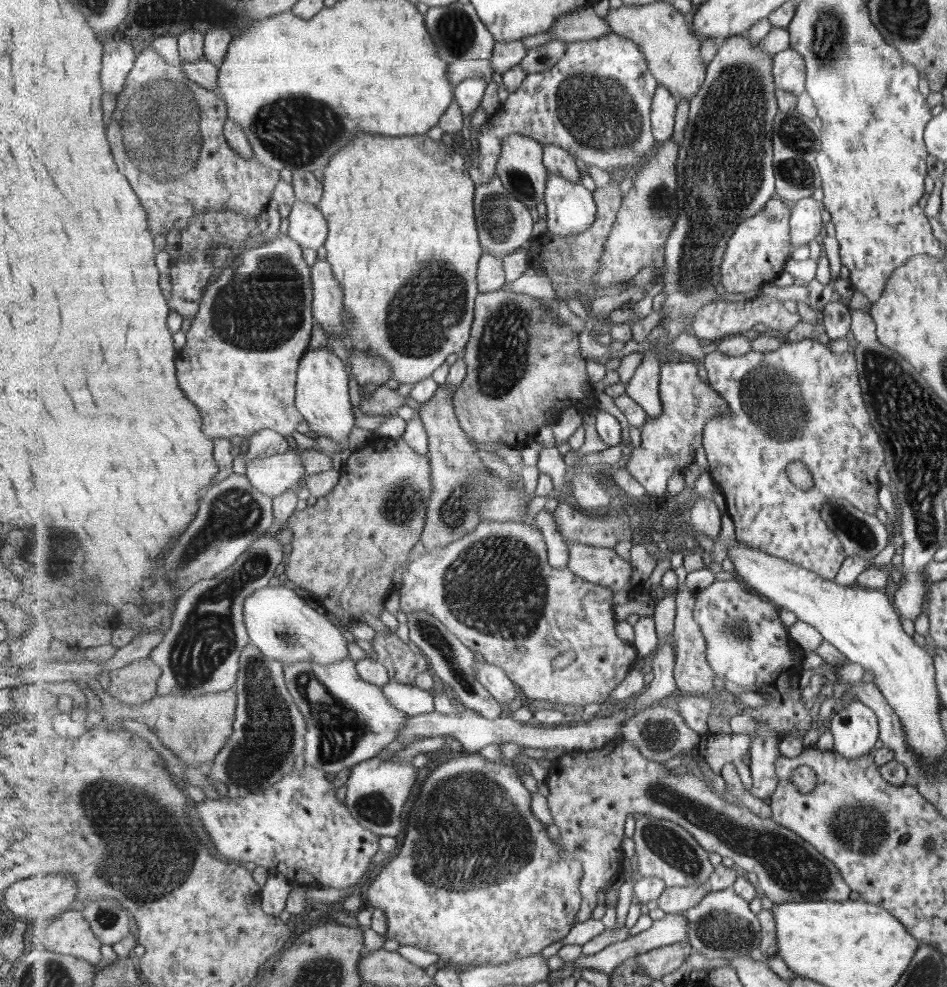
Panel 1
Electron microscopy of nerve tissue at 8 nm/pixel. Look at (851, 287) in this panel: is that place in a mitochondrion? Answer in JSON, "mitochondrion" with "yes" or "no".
{"mitochondrion":"no"}

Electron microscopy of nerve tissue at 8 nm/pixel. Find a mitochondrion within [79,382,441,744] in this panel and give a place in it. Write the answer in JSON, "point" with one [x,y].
{"point":[207,637]}

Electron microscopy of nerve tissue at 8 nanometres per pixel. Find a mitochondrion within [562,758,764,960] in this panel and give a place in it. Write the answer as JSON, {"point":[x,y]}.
{"point":[668,847]}

